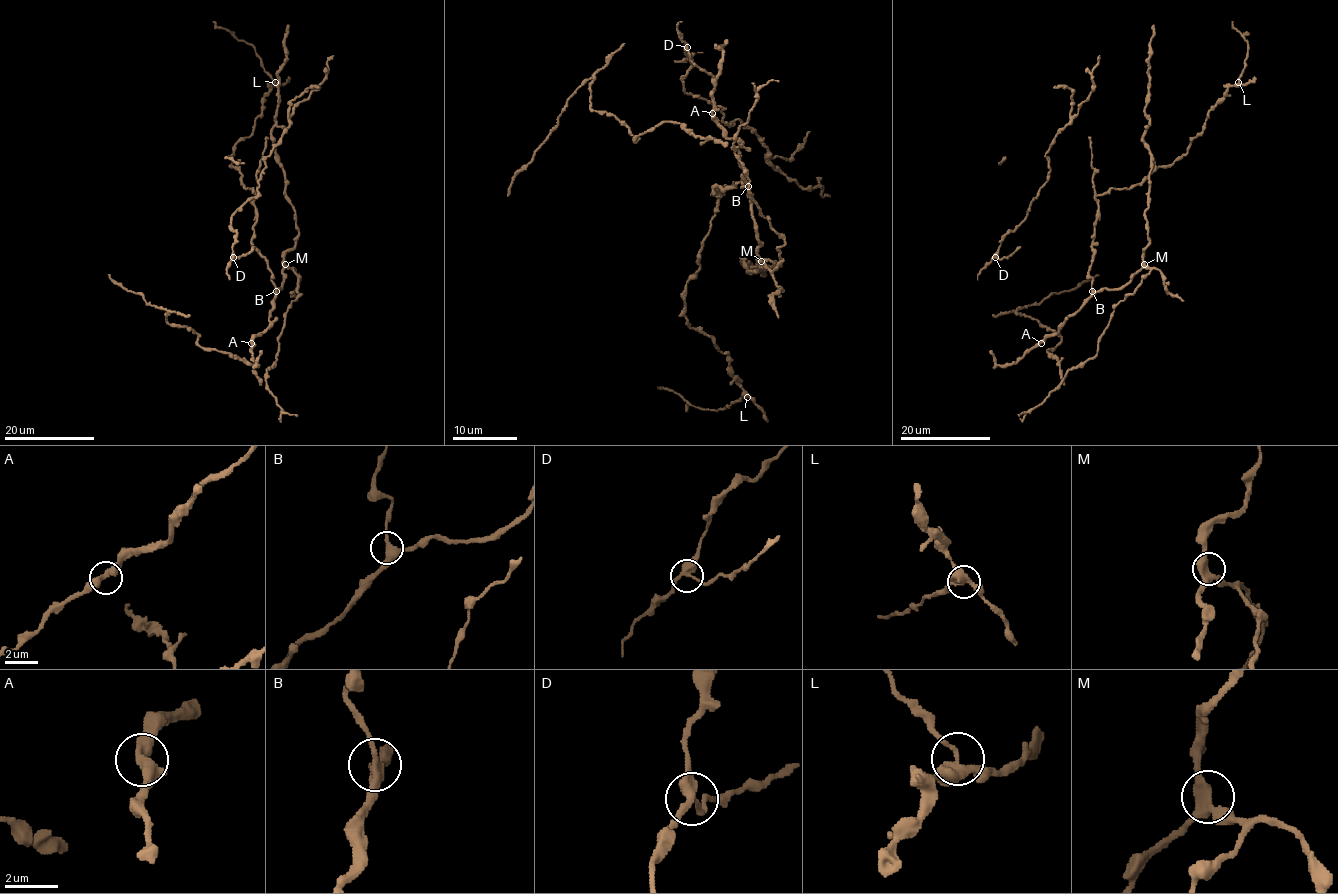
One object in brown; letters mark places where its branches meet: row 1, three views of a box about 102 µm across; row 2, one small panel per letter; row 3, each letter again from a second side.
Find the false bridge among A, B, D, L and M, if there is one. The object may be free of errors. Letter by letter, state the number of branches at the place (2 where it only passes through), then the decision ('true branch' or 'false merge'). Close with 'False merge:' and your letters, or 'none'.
A: branches 3; true branch
B: branches 3; true branch
D: branches 3; true branch
L: branches 3; false merge
M: branches 3; true branch
False merge: L

